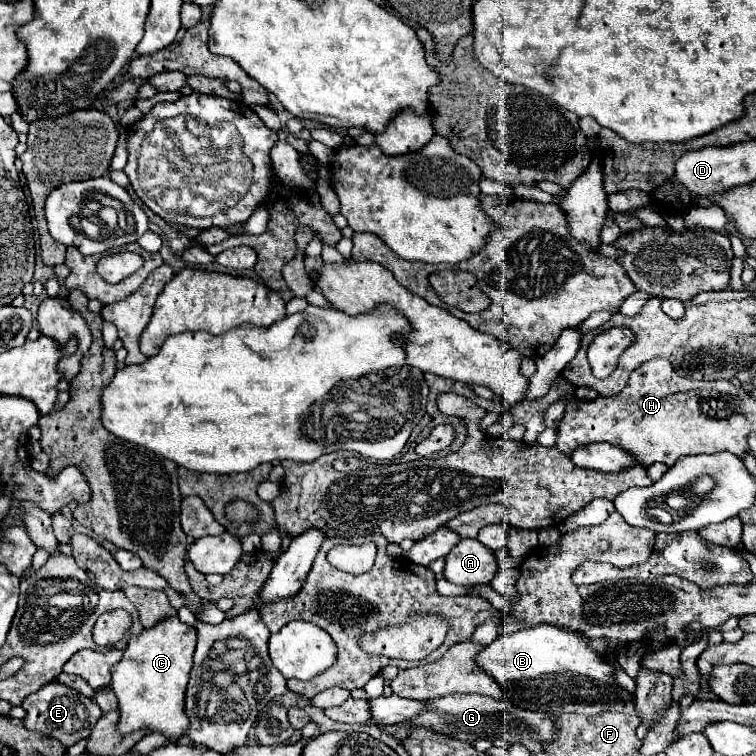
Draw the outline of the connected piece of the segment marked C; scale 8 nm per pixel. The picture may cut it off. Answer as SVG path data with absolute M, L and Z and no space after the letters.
M177 616L163 620L155 624L153 628L147 628L141 632L139 638L129 640L127 650L123 652L123 658L119 664L113 666L113 692L119 702L119 734L131 734L131 732L163 732L169 742L179 742L187 730L189 730L189 718L185 714L185 690L189 682L189 672L193 666L193 652L195 652L195 626L183 624Z

